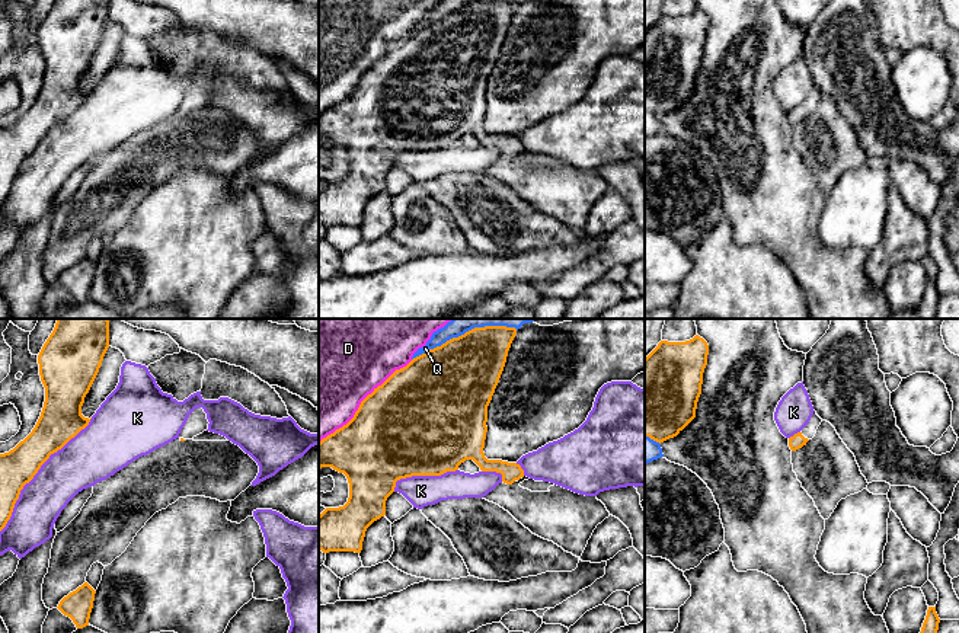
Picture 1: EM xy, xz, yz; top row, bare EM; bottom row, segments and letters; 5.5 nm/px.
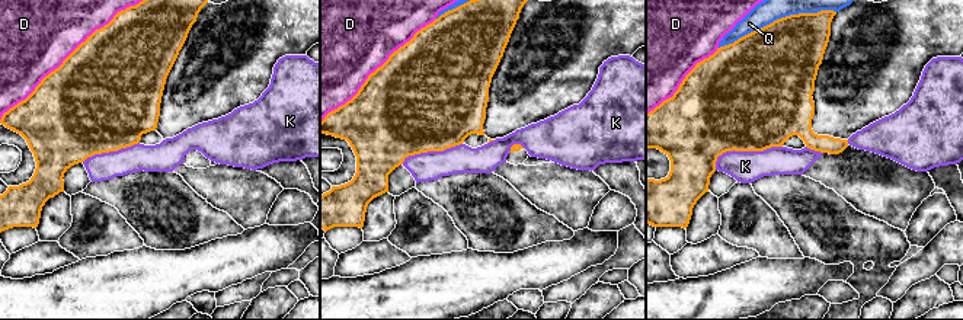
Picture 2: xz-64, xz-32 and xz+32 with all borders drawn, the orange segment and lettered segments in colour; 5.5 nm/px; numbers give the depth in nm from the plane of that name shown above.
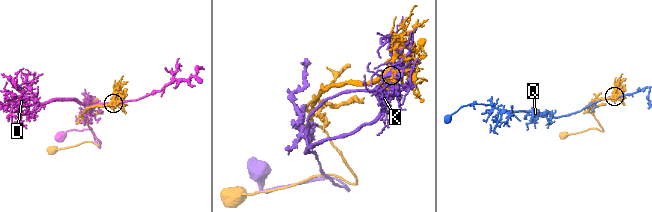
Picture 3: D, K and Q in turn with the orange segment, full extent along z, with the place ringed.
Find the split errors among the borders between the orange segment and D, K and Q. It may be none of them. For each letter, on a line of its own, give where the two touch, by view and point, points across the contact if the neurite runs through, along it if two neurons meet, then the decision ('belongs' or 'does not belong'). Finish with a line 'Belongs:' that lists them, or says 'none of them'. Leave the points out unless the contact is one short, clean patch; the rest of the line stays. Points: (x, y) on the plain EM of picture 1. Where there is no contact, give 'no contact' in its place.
D: xz (363, 74) | does not belong
K: xy (37, 146) | does not belong
Q: xz (450, 13) | does not belong
Belongs: none of them

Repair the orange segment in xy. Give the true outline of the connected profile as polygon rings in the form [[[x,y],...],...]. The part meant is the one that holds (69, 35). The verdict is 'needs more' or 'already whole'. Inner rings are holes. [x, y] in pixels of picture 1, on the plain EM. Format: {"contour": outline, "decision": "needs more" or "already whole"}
{"contour": [[[55,0],[44,17],[38,29],[45,61],[41,90],[23,115],[0,128],[0,205],[23,160],[51,128],[89,99],[81,80],[108,22],[109,0]]], "decision": "already whole"}

